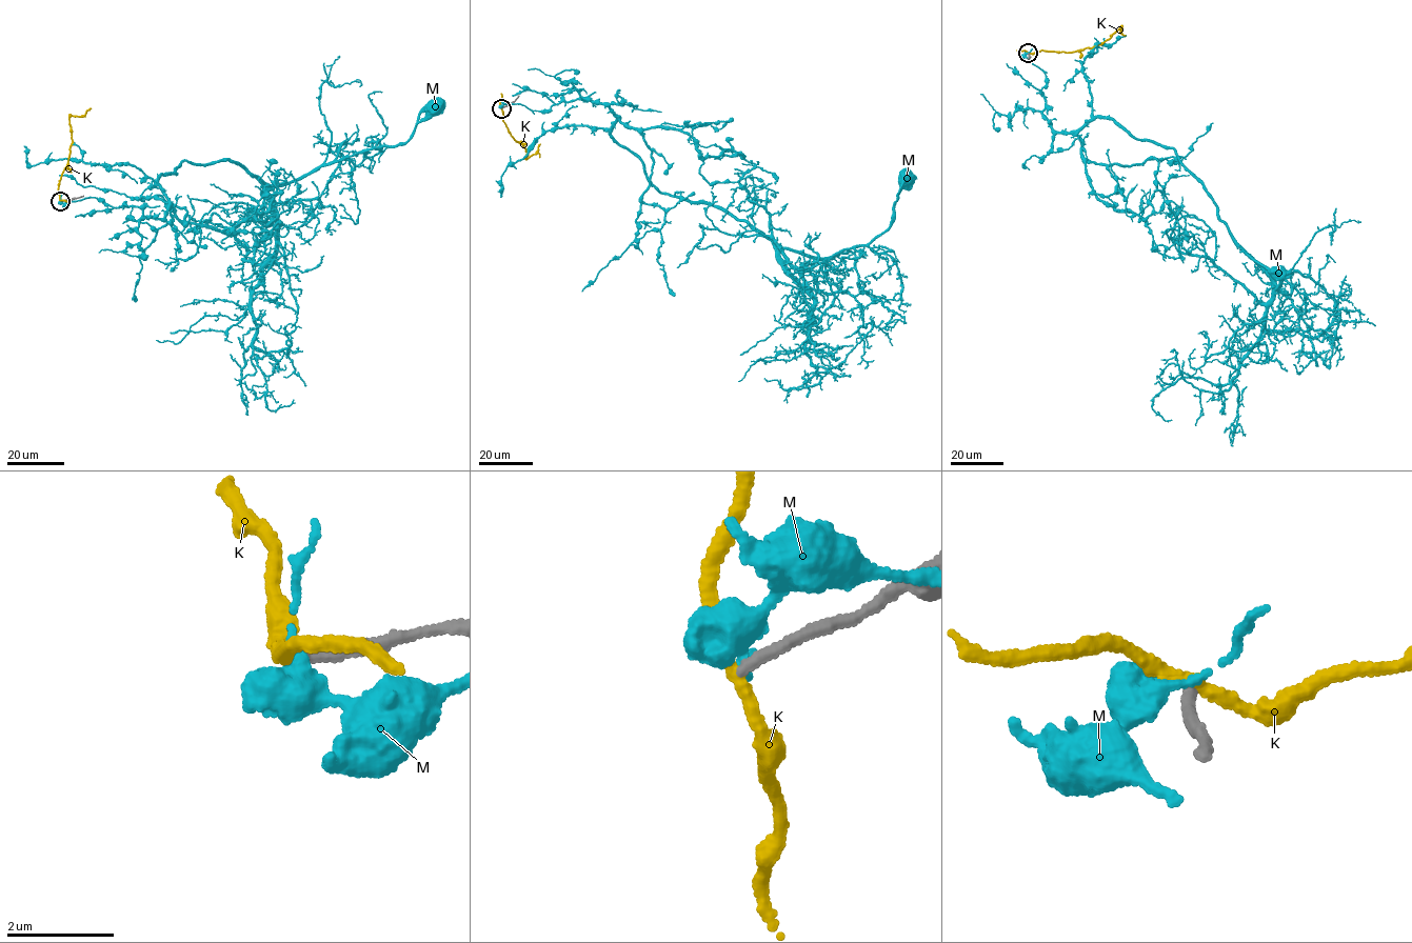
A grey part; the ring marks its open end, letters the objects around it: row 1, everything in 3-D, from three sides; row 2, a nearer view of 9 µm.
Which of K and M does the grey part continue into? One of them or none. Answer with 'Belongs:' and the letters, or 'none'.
Belongs: none

